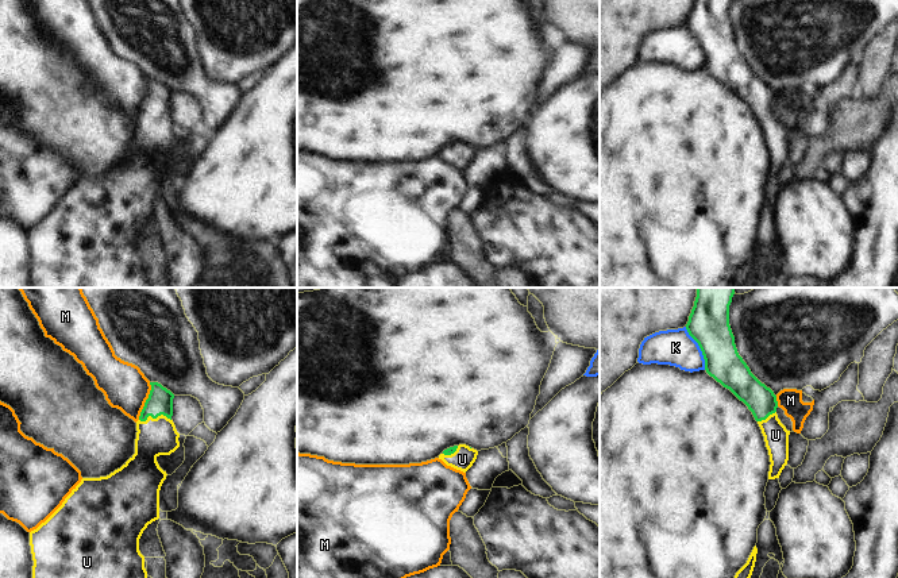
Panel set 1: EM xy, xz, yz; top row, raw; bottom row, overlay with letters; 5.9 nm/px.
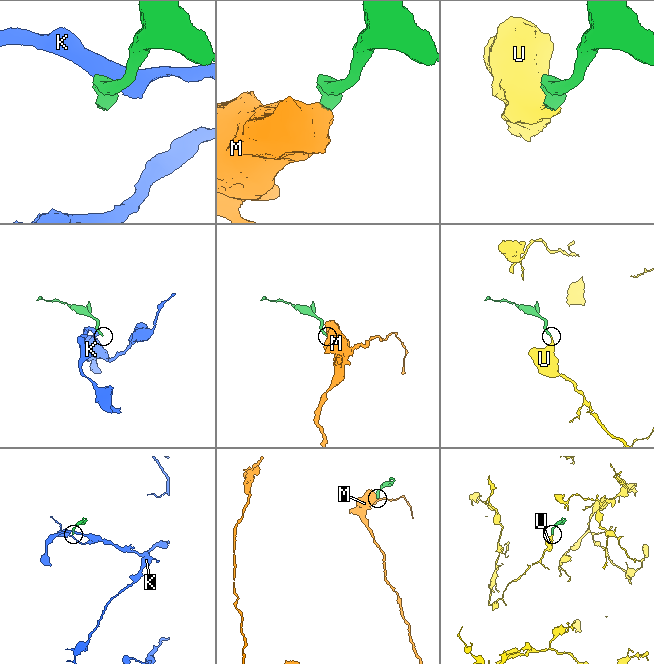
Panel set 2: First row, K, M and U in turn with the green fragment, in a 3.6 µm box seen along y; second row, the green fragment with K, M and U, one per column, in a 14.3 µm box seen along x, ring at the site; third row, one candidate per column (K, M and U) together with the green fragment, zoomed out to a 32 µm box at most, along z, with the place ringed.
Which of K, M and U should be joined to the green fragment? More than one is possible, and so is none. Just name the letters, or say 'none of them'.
U

